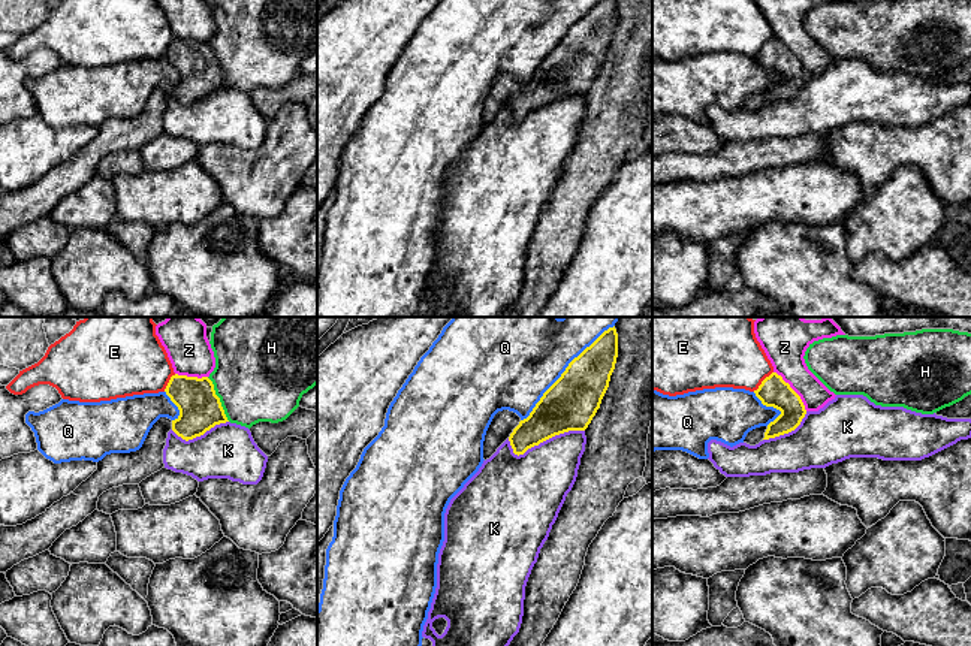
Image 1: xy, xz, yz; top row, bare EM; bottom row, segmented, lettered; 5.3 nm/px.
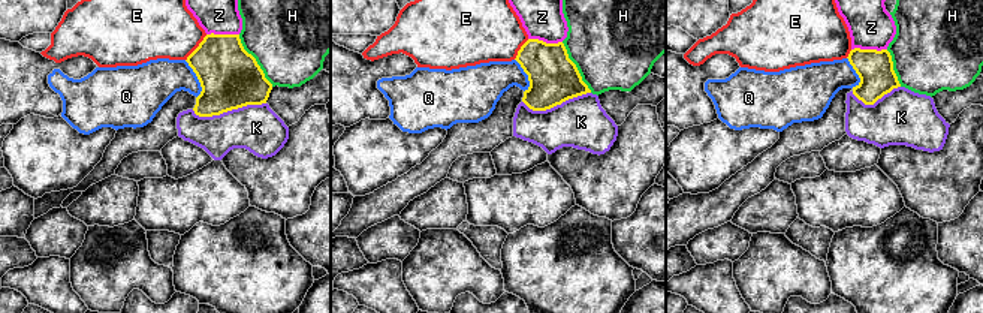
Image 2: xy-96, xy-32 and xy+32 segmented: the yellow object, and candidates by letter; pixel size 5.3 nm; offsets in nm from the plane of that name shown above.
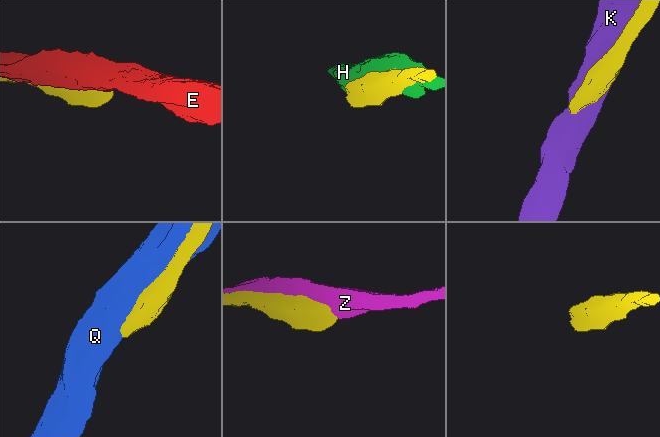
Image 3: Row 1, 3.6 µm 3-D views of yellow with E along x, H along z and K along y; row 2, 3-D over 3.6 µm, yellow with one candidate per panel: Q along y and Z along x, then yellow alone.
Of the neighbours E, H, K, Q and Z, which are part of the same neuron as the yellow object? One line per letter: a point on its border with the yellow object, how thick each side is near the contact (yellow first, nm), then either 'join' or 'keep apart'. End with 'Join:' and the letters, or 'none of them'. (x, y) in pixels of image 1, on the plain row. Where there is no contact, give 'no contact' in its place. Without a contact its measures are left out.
E: yz (762, 47) | 160/280 nm | keep apart
H: xy (219, 65) | 220/460 nm | keep apart
K: xz (542, 106) | 280/360 nm | keep apart
Q: xz (560, 42) | 280/400 nm | keep apart
Z: yz (793, 56) | 160/190 nm | keep apart
Join: none of them

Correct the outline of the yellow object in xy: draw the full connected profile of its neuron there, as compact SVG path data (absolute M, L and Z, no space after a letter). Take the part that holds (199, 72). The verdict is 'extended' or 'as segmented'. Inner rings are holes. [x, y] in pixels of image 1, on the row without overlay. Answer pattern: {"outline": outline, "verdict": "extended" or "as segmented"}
{"outline": "M175 39L165 57L178 72L180 81L175 85L160 82L139 115L106 120L85 147L45 178L22 190L0 190L0 238L49 215L66 194L76 191L97 175L97 166L103 157L123 150L139 150L165 133L163 114L171 94L189 106L215 90L229 87L208 42Z", "verdict": "extended"}

